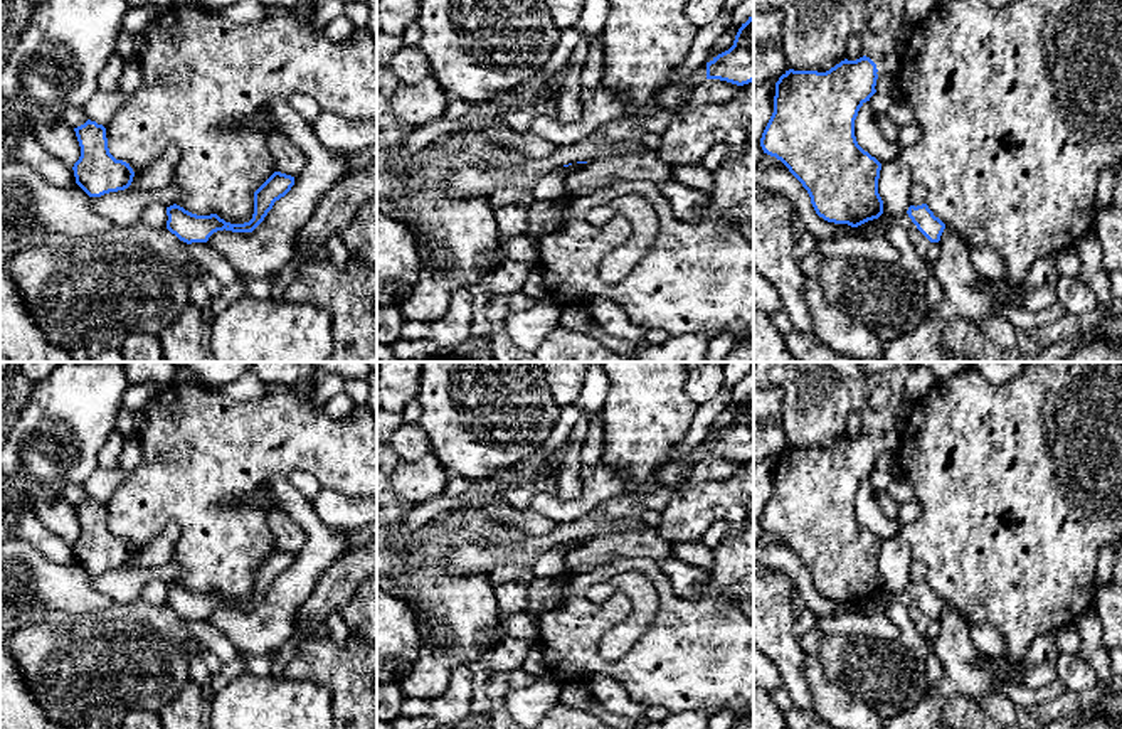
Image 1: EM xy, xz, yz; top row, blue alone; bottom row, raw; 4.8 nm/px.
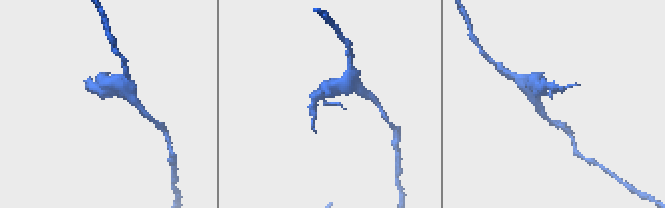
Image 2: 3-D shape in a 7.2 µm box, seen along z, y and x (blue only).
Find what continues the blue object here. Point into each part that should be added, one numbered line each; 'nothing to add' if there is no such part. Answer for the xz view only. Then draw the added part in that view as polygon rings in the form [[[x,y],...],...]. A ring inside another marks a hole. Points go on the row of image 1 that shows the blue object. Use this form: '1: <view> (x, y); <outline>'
nothing to add

